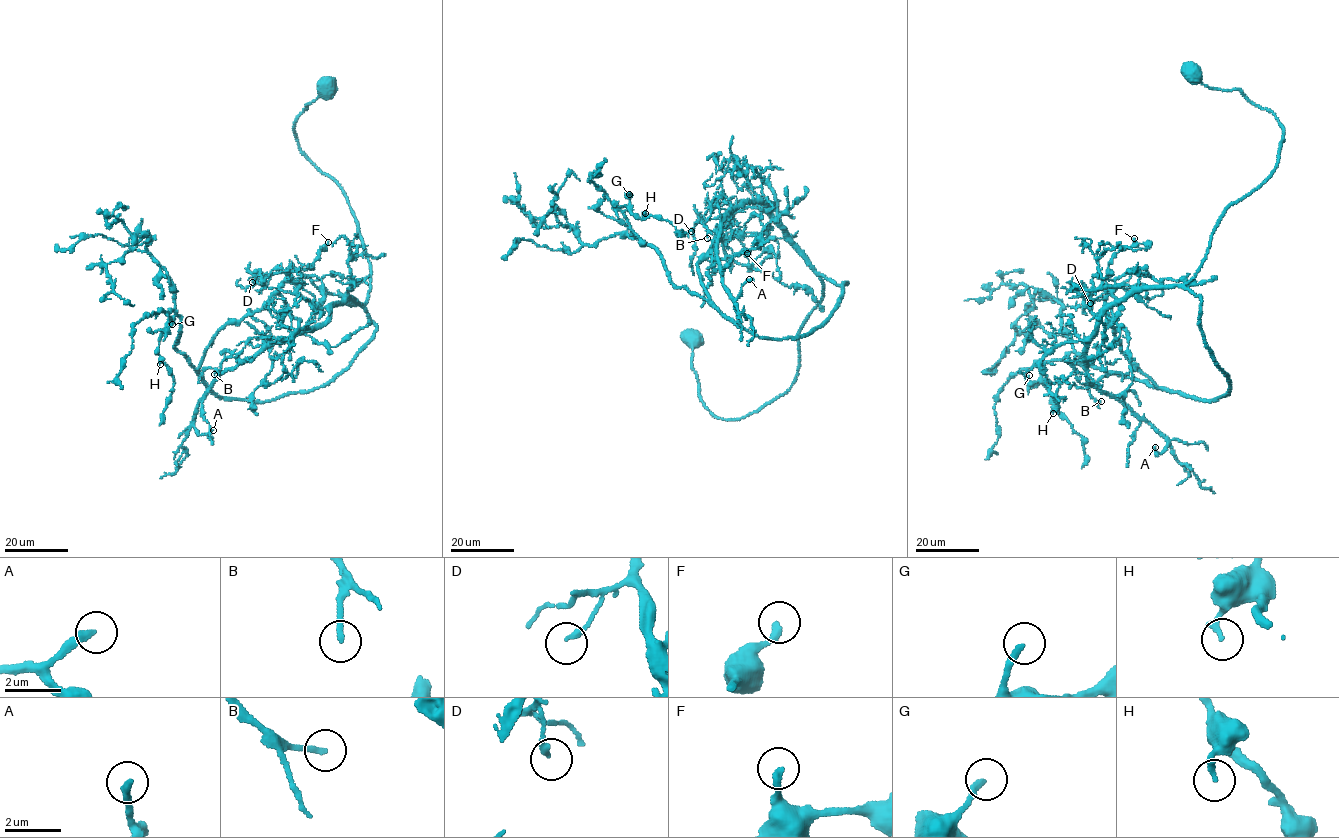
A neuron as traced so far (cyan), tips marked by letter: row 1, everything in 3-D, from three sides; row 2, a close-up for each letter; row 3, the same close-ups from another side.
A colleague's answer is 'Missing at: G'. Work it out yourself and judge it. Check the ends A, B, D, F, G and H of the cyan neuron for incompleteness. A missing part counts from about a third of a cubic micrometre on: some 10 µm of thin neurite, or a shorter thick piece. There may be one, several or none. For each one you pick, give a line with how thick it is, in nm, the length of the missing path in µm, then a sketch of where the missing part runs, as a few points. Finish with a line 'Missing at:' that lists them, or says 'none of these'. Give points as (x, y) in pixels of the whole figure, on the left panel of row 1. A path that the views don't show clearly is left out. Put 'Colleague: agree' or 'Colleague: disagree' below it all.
A: 280 nm | 20 µm
Missing at: A
Colleague: disagree

